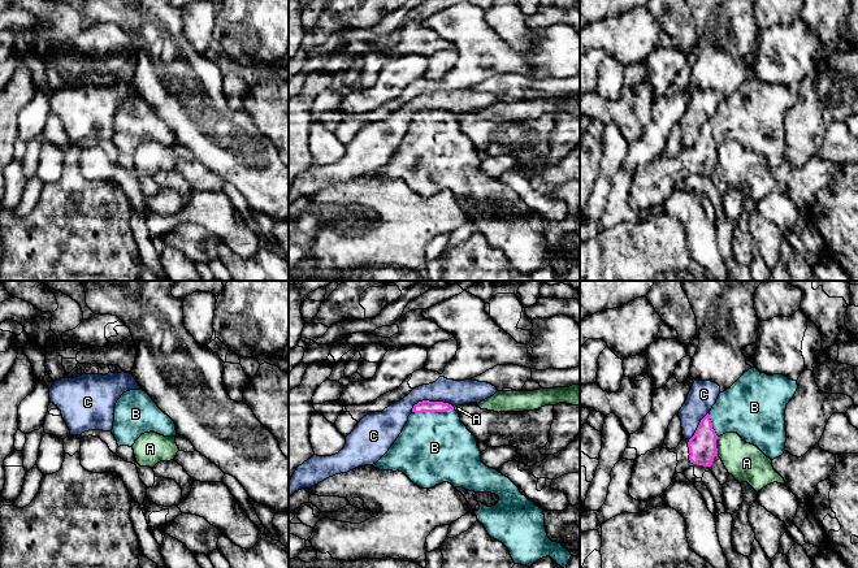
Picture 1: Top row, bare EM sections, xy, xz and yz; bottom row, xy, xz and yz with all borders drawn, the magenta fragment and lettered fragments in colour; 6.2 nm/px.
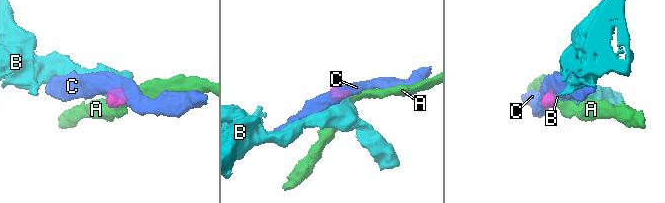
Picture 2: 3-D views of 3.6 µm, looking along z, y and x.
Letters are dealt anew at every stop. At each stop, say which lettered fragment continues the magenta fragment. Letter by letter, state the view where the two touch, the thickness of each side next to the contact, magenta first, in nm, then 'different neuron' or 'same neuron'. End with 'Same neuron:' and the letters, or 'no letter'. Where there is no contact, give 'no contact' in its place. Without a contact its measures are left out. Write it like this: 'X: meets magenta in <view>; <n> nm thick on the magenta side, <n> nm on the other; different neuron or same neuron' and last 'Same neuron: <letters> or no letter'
A: meets magenta in yz; 180 nm thick on the magenta side, 240 nm on the other; different neuron
B: meets magenta in xz; 80 nm thick on the magenta side, 440 nm on the other; same neuron
C: meets magenta in xz; 80 nm thick on the magenta side, 160 nm on the other; different neuron
Same neuron: B

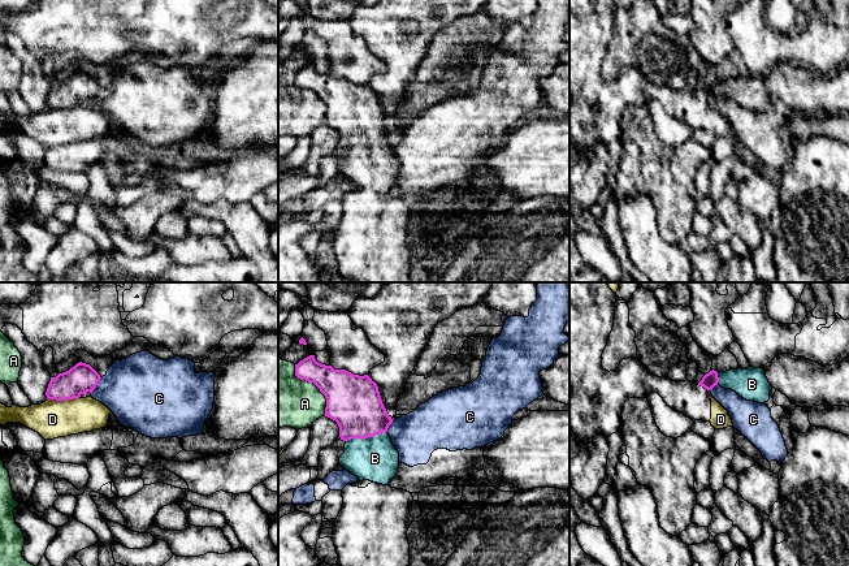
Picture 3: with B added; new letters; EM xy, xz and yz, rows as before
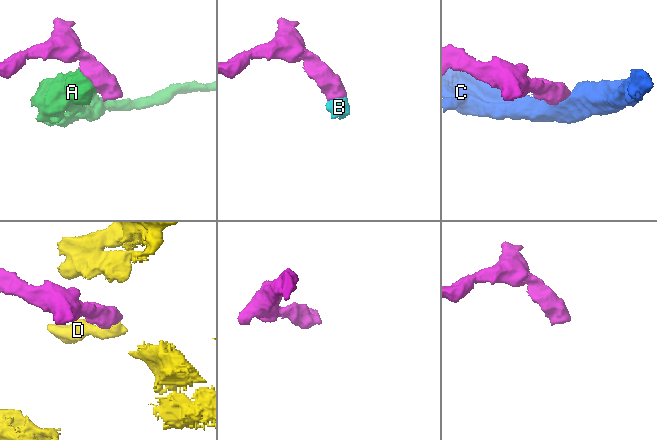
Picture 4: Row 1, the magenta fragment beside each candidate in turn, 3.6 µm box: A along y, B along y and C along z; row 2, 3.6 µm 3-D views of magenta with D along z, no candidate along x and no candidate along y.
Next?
A: meets magenta in xz; 320 nm thick on the magenta side, 360 nm on the other; different neuron
B: meets magenta in xz; 320 nm thick on the magenta side, 280 nm on the other; same neuron
C: meets magenta in xy; 180 nm thick on the magenta side, 400 nm on the other; different neuron
D: meets magenta in xy; 180 nm thick on the magenta side, 240 nm on the other; different neuron
Same neuron: B

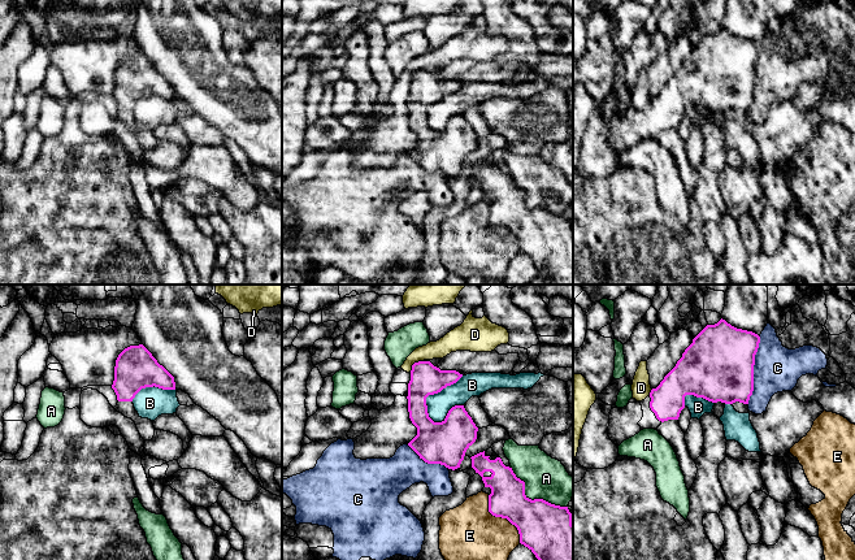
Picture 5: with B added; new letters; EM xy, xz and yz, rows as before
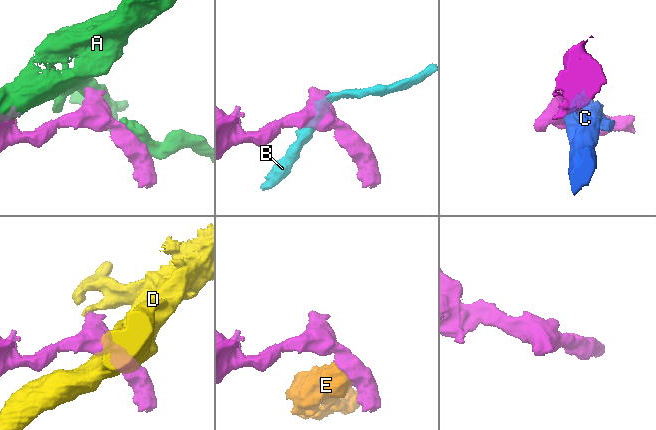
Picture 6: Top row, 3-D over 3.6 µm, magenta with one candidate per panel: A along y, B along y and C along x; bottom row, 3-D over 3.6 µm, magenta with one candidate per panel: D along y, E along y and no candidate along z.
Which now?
A: meets magenta in xz; 320 nm thick on the magenta side, 260 nm on the other; different neuron
B: meets magenta in xz; 190 nm thick on the magenta side, 140 nm on the other; different neuron
C: meets magenta in yz; 440 nm thick on the magenta side, 280 nm on the other; different neuron
D: meets magenta in xz; 190 nm thick on the magenta side, 110 nm on the other; different neuron
E: meets magenta in xz; 300 nm thick on the magenta side, 380 nm on the other; different neuron
Same neuron: no letter

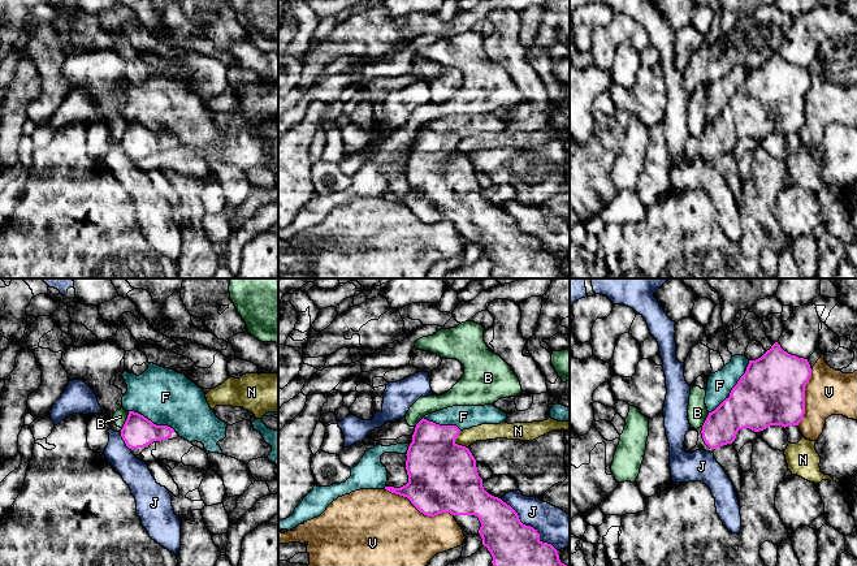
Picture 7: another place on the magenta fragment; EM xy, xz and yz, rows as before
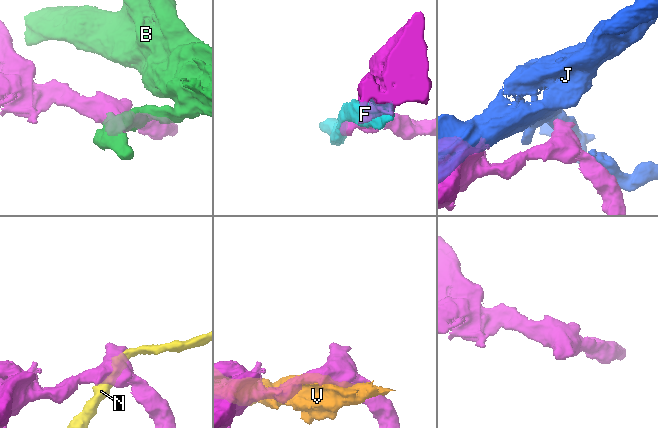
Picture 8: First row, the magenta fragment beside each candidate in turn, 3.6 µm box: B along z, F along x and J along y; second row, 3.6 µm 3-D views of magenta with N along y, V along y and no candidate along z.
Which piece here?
B: meets magenta in xy; 190 nm thick on the magenta side, 90 nm on the other; different neuron
F: meets magenta in yz; 420 nm thick on the magenta side, 160 nm on the other; different neuron
J: meets magenta in xz; 360 nm thick on the magenta side, 220 nm on the other; different neuron
N: meets magenta in xz; 440 nm thick on the magenta side, 100 nm on the other; different neuron
V: meets magenta in xz; 440 nm thick on the magenta side, 500 nm on the other; different neuron
Same neuron: no letter

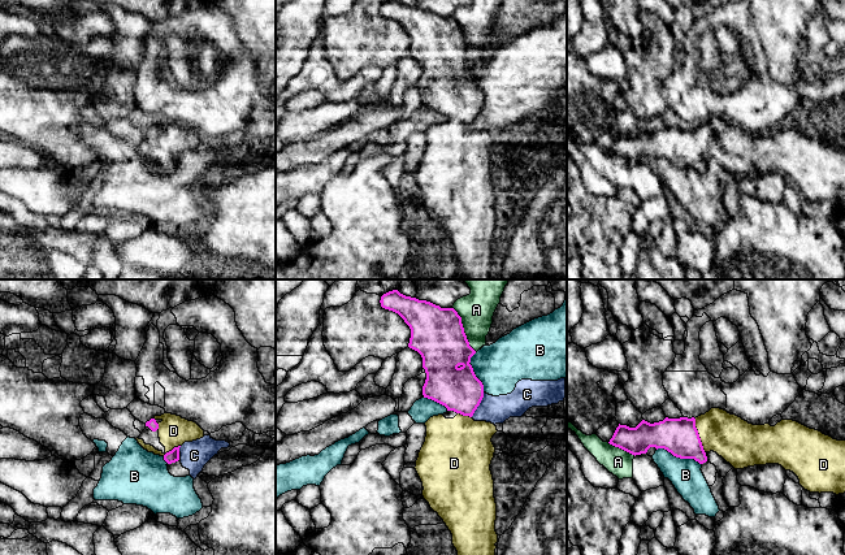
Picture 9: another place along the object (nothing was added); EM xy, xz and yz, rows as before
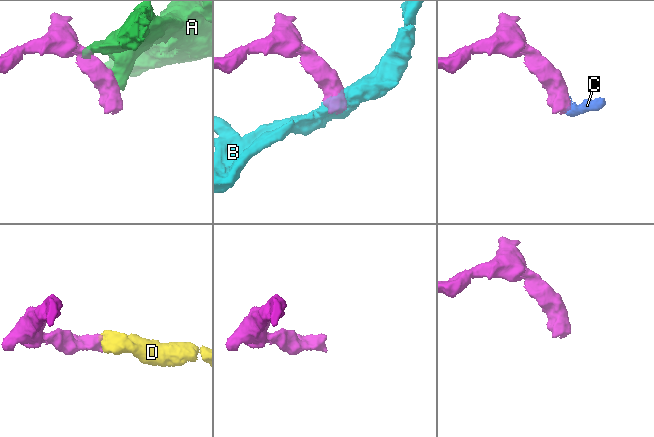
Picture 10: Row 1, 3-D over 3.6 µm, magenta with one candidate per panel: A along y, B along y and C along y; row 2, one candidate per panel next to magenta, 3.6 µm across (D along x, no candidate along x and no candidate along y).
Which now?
A: meets magenta in xz; 320 nm thick on the magenta side, 220 nm on the other; different neuron
B: meets magenta in yz; 220 nm thick on the magenta side, 200 nm on the other; different neuron
C: meets magenta in xz; 280 nm thick on the magenta side, 170 nm on the other; different neuron
D: meets magenta in yz; 220 nm thick on the magenta side, 280 nm on the other; same neuron
Same neuron: D

